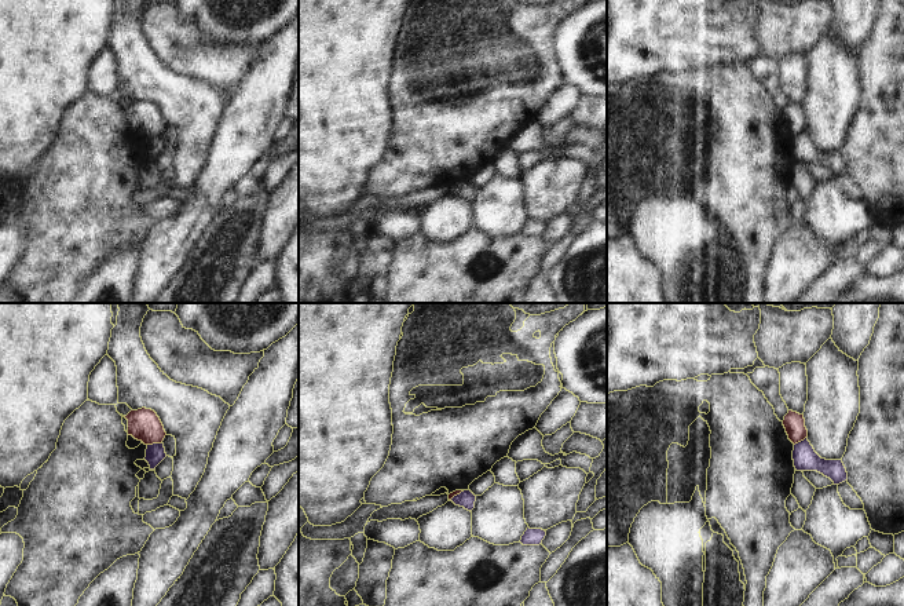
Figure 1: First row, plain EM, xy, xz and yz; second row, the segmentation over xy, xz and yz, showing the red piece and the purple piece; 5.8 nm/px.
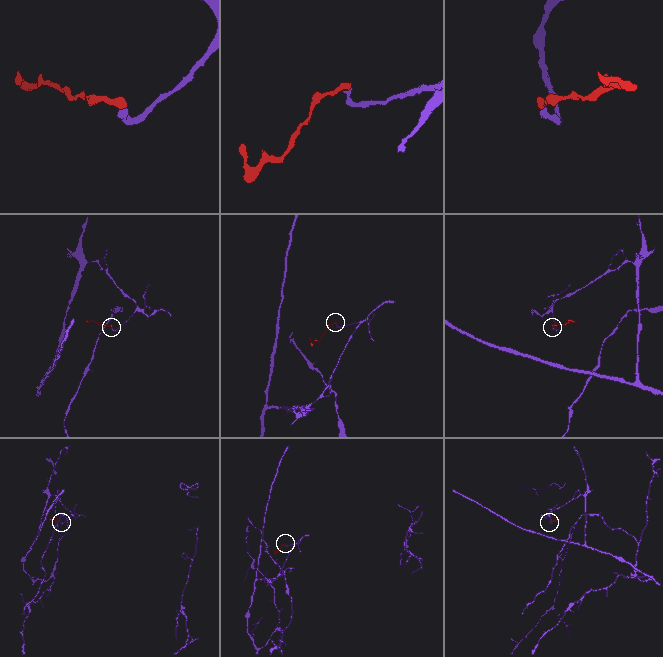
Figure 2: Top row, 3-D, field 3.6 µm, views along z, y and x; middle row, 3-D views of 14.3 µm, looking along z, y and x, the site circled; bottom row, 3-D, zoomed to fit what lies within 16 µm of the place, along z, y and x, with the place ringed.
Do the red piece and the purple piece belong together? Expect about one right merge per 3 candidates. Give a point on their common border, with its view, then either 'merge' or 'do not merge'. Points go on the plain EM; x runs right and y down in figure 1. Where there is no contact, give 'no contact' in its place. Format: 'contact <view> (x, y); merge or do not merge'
contact xy (154, 134); do not merge

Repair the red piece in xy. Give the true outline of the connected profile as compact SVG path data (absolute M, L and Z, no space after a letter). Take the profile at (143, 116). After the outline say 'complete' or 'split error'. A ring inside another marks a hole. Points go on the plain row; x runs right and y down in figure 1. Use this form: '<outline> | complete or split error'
M151 101L131 102L127 107L128 127L142 132L144 136L161 135L166 127L164 117Z | complete

